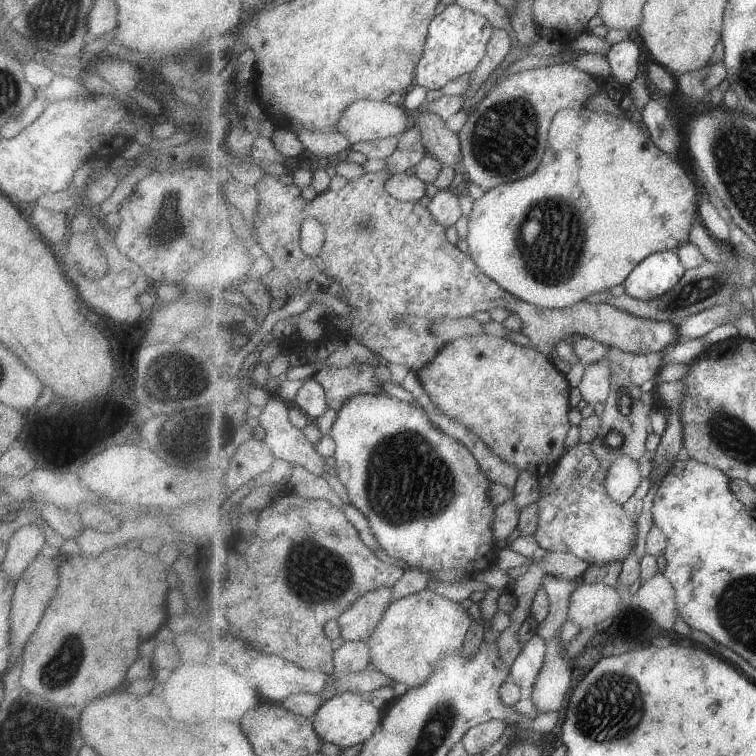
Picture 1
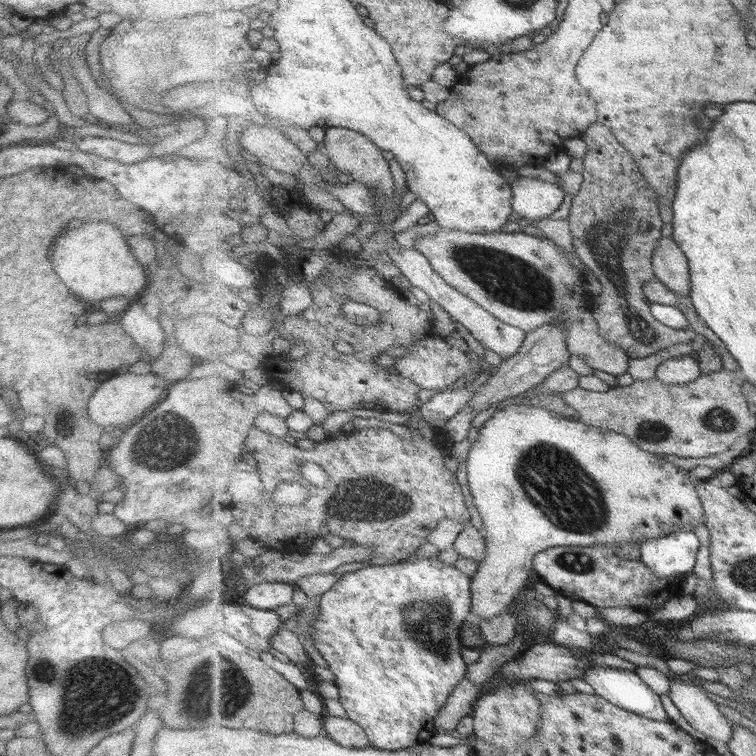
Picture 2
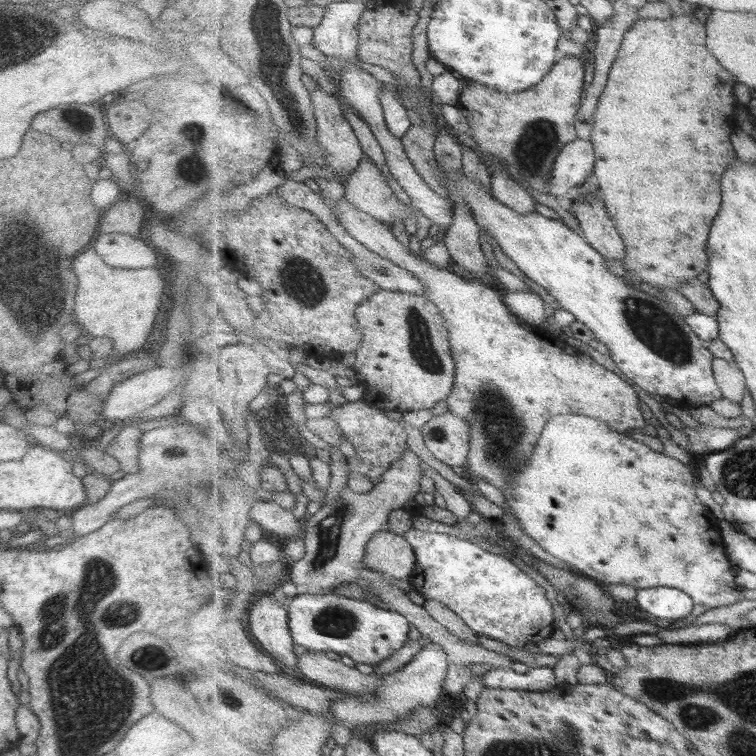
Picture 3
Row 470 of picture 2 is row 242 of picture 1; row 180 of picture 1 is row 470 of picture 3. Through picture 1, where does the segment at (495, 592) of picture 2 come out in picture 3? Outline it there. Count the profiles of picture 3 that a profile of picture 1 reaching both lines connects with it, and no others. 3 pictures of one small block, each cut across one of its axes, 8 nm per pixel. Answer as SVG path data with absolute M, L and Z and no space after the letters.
M561 414L555 416L547 430L543 430L543 438L539 438L539 446L535 448L535 454L531 456L531 462L517 469L510 476L510 486L512 489L502 491L504 502L508 504L512 514L520 522L521 528L529 534L531 539L539 543L549 554L559 560L563 560L575 568L576 572L586 575L596 582L606 585L631 585L637 590L651 587L675 587L690 594L694 598L695 604L702 604L707 609L719 608L719 606L729 606L745 598L745 587L737 581L737 569L730 561L726 553L726 545L722 536L721 524L717 524L717 518L709 512L709 507L697 496L697 486L699 477L695 477L693 470L683 462L675 458L665 456L659 451L654 451L650 446L629 438L626 434L611 430L606 422L599 422L595 418L579 416L579 414Z

